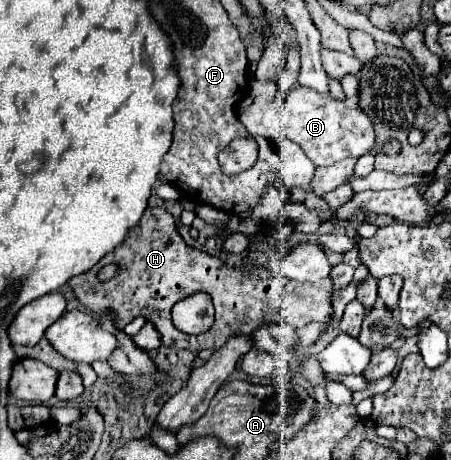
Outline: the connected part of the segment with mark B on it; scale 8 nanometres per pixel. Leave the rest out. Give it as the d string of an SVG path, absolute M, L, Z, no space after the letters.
M295 87L287 93L283 107L279 109L279 127L281 133L295 141L305 155L319 167L319 165L333 165L345 157L361 157L365 155L375 141L371 119L355 105L347 107L337 103L331 95L323 97L313 89Z

